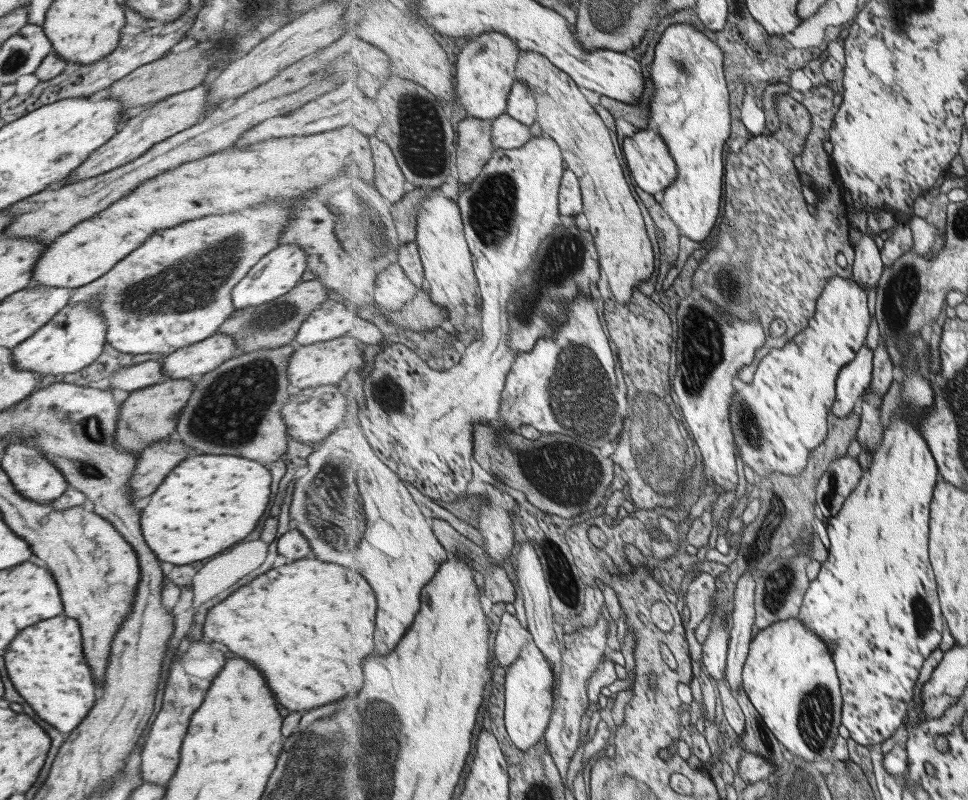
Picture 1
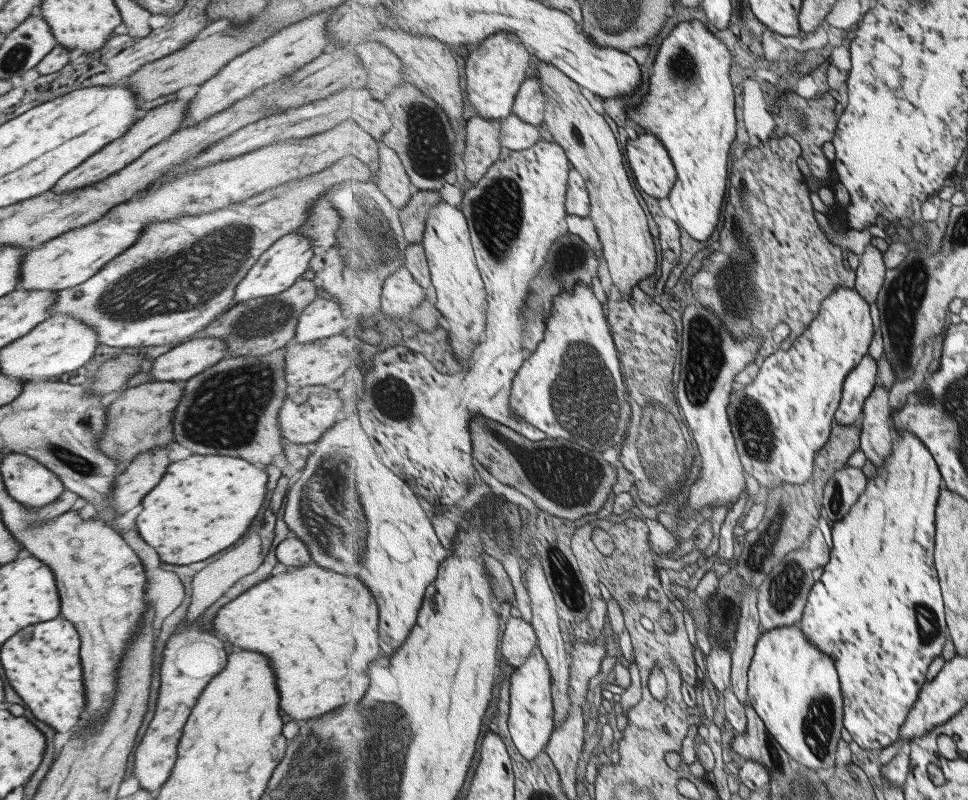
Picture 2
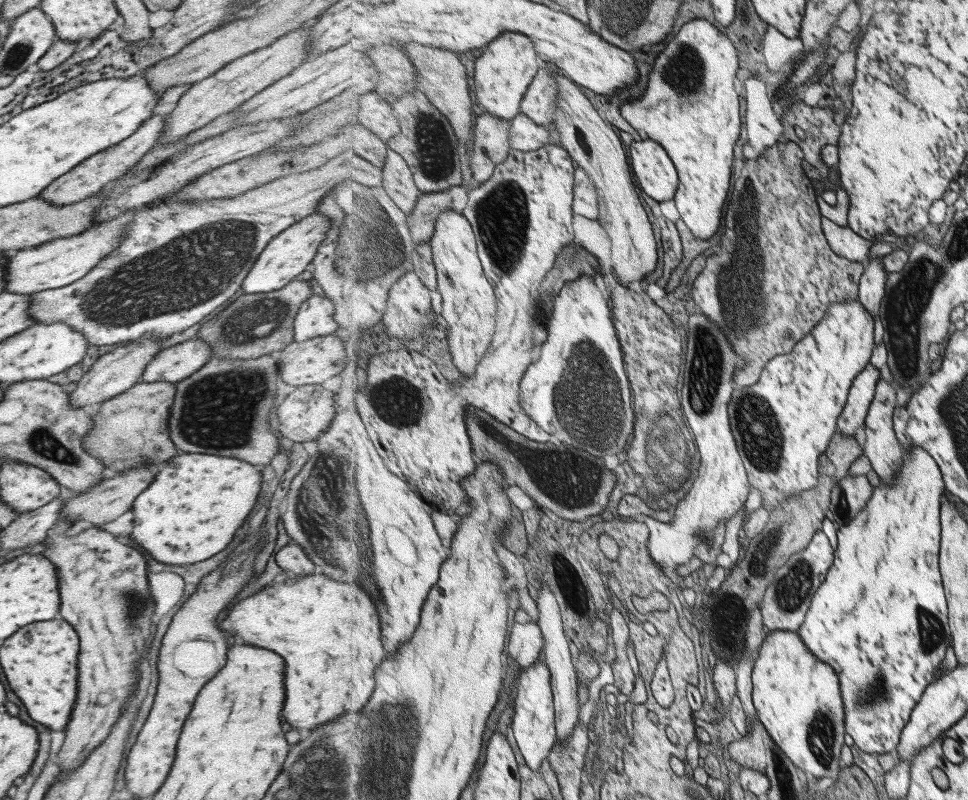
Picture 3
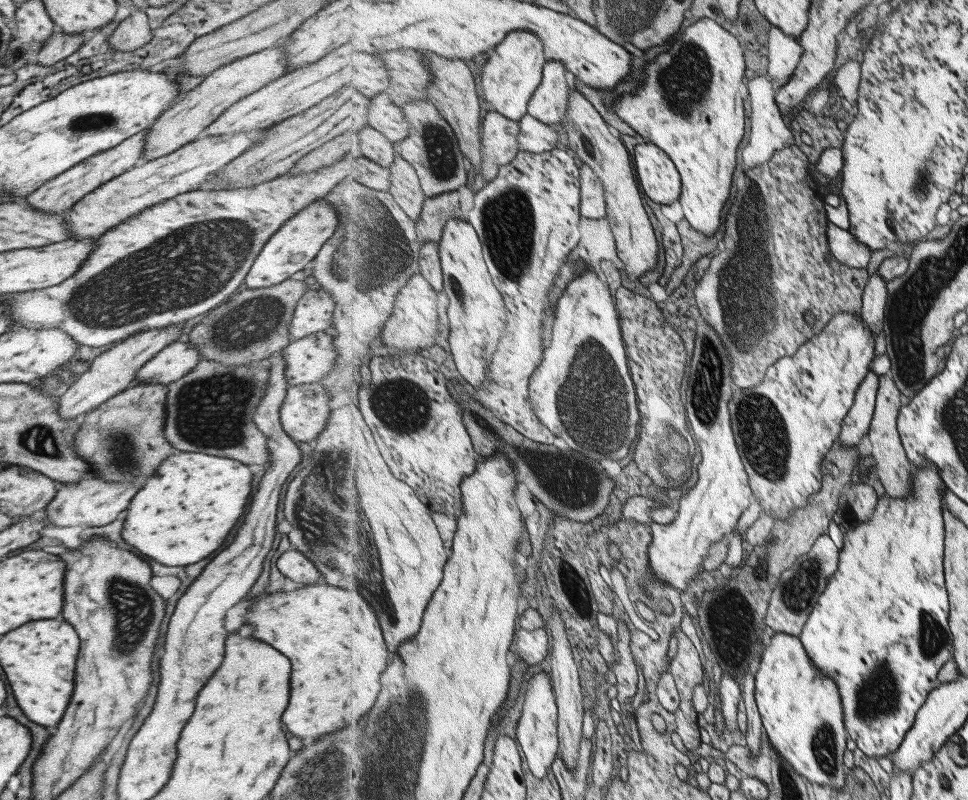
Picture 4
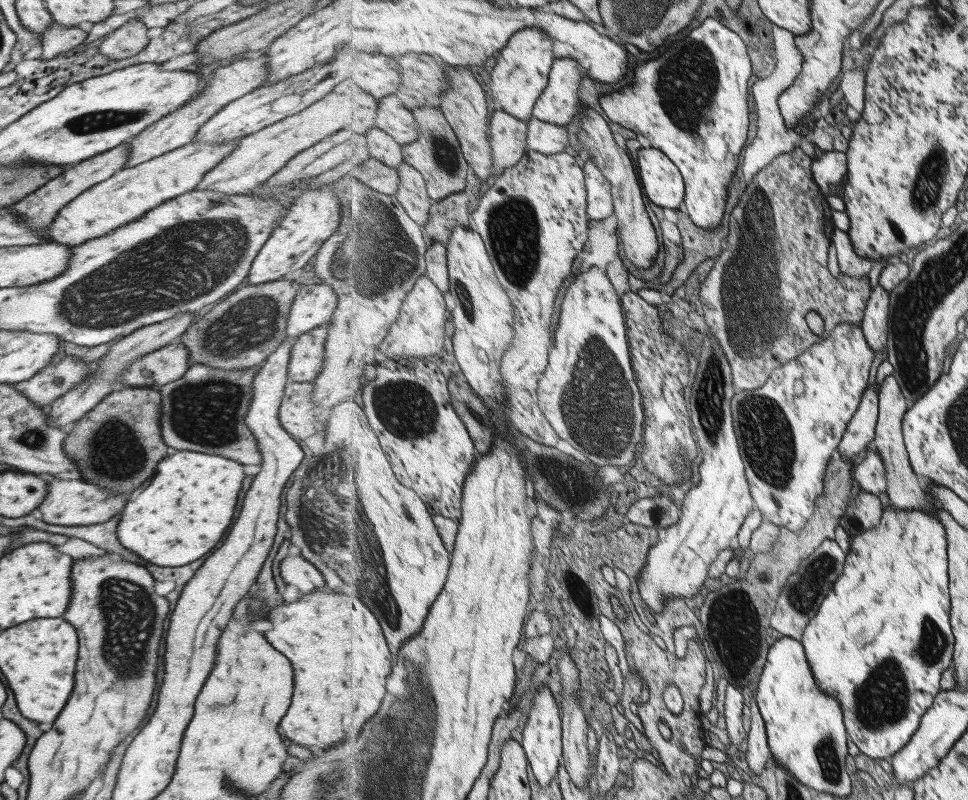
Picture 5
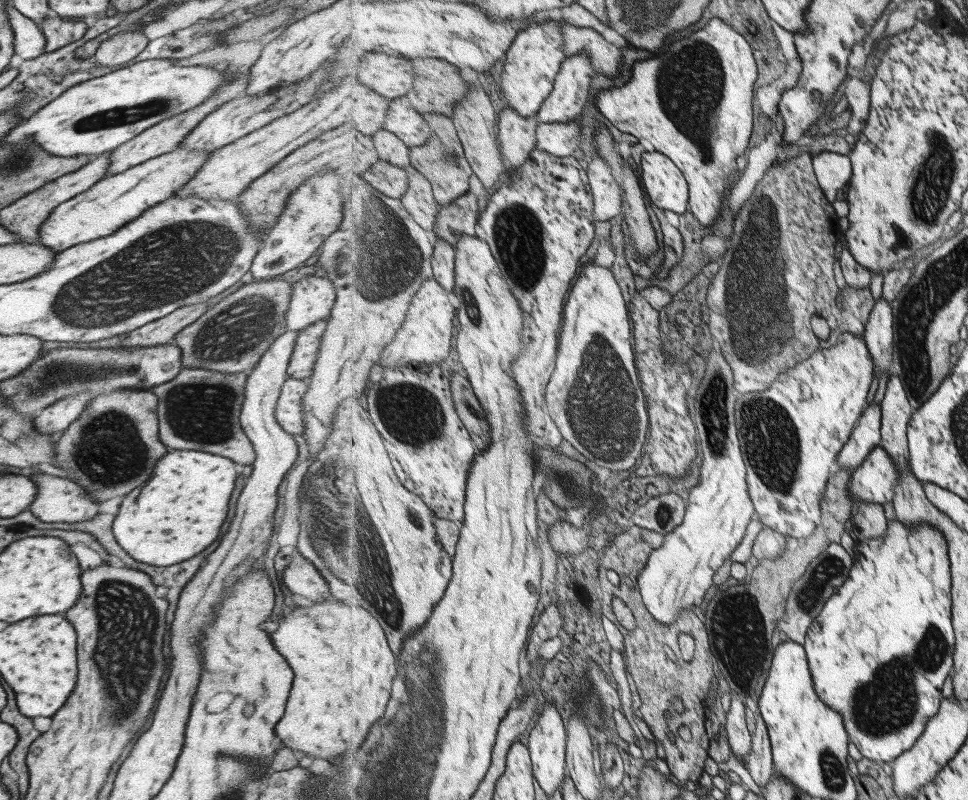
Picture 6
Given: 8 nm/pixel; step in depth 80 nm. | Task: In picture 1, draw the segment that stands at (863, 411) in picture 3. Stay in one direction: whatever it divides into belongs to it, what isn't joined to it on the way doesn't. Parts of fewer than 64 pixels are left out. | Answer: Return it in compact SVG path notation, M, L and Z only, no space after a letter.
M865 345L860 348L857 358L839 371L837 378L837 399L831 412L843 418L853 413L860 405L865 390L870 389L873 381L874 351Z

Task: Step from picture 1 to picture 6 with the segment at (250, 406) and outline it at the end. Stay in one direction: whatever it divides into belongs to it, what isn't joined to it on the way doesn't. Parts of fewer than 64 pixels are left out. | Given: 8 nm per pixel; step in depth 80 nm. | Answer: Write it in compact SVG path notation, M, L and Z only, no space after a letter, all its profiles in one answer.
M183 368L173 380L151 387L149 391L157 397L159 442L167 448L219 454L235 464L249 466L254 461L254 450L239 425L239 413L250 372L251 369L224 374L203 368Z

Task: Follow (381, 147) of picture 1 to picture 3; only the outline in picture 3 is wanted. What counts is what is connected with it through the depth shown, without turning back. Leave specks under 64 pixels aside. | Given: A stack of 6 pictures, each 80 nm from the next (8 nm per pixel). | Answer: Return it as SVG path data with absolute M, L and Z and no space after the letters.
M390 148L387 162L383 169L383 188L389 196L408 215L416 209L422 190L417 186L414 174L408 162Z

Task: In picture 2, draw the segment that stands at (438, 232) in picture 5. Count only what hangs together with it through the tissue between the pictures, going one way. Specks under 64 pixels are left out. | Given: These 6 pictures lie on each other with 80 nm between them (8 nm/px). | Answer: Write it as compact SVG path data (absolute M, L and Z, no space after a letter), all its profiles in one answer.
M419 190L408 205L401 209L405 236L410 243L419 244L424 241L430 209L440 204L442 200L438 191Z

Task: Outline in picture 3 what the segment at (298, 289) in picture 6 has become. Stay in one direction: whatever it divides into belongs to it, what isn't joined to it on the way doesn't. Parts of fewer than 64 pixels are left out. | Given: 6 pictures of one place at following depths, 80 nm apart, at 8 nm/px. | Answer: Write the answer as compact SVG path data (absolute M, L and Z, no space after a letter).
M309 295L299 305L292 320L295 342L303 342L320 336L338 333L337 323L332 319L334 313L333 297Z

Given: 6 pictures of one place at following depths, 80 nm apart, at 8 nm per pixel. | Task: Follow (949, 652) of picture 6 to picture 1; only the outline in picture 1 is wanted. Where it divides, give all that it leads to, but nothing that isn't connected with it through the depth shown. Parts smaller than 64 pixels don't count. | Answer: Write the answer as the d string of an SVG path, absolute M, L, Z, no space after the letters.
M919 334L911 336L910 358L902 371L897 371L897 378L903 381L899 407L891 415L883 442L873 450L871 465L864 471L858 488L847 499L843 510L829 517L825 524L830 540L829 560L821 562L821 572L817 580L811 580L797 616L832 650L841 698L845 698L841 724L851 730L851 736L859 744L868 747L886 744L901 726L905 726L923 662L943 642L946 619L937 592L938 578L929 560L931 503L941 471L919 423L922 414L928 413L936 402L934 386L930 382L932 375L923 376L918 366L920 362L926 362L928 369L928 352L929 347Z

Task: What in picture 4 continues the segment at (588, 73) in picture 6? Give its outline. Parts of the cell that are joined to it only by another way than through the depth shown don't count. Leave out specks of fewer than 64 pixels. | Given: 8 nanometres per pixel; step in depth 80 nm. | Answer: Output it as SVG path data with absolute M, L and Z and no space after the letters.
M549 60L544 68L542 85L534 93L528 114L547 124L559 124L570 110L571 88L575 76L561 61Z

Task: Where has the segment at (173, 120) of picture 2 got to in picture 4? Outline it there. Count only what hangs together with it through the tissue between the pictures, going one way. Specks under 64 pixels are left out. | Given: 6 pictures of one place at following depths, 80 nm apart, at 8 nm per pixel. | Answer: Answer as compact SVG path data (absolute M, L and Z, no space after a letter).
M145 128L141 130L141 132L122 140L117 146L114 146L107 151L94 154L89 158L86 158L86 160L79 162L79 164L75 164L75 166L70 169L56 174L53 178L47 180L47 182L41 184L38 189L35 189L23 198L24 203L35 210L40 210L47 214L55 214L56 212L68 210L74 202L83 198L83 195L91 192L91 190L95 190L97 186L110 181L111 178L119 176L119 174L125 172L125 170L140 163L142 146L144 145L143 137L147 129L148 128Z

